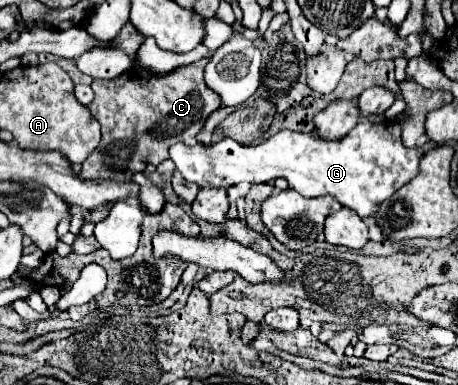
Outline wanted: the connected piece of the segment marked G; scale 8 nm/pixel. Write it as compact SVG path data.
M360 120L358 126L346 134L340 140L324 140L318 134L304 134L304 132L292 132L292 130L282 130L276 136L268 138L266 142L258 146L242 146L236 140L224 138L218 144L194 144L186 146L184 142L174 144L170 148L170 158L174 160L176 168L184 176L184 180L198 184L200 188L208 186L234 186L238 182L272 182L276 178L286 178L290 188L298 190L306 198L314 196L324 196L332 194L342 206L348 206L356 210L362 218L376 216L380 210L380 204L388 200L404 182L410 182L418 172L420 172L420 152L414 148L406 148L402 144L400 136L400 126L398 122L386 122L386 124L370 124L368 120Z

